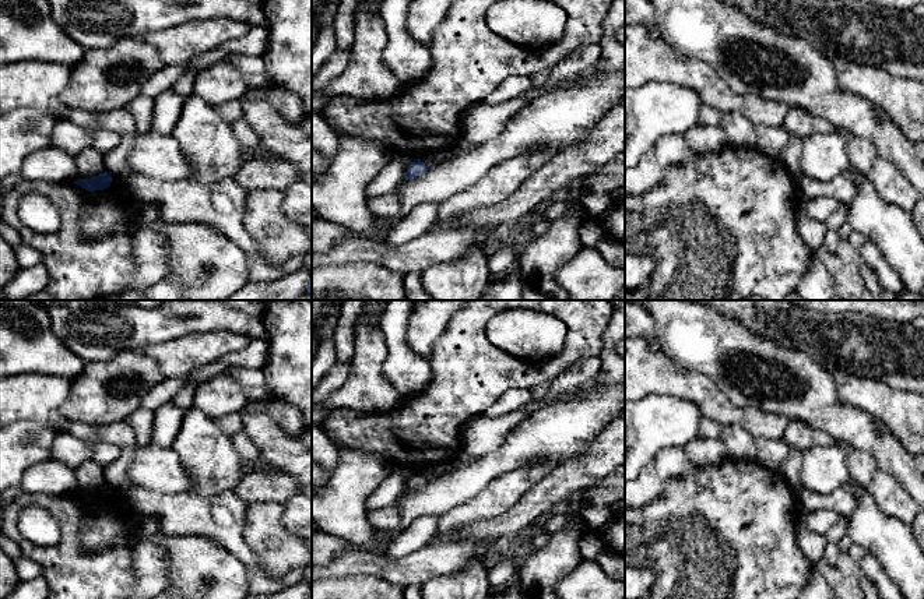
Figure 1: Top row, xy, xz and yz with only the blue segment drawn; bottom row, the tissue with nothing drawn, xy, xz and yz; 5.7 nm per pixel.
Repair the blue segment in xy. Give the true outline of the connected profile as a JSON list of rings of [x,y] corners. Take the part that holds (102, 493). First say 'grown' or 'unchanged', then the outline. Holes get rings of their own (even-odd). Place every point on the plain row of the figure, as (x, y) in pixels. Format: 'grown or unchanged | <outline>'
unchanged | [[[105,483],[91,491],[78,491],[74,494],[74,497],[85,501],[87,504],[94,505],[96,503],[108,501],[112,496],[112,491],[113,490]]]

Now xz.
unchanged | [[[419,471],[415,472],[408,478],[404,493],[421,489],[428,483],[428,480],[429,479],[426,479]]]

